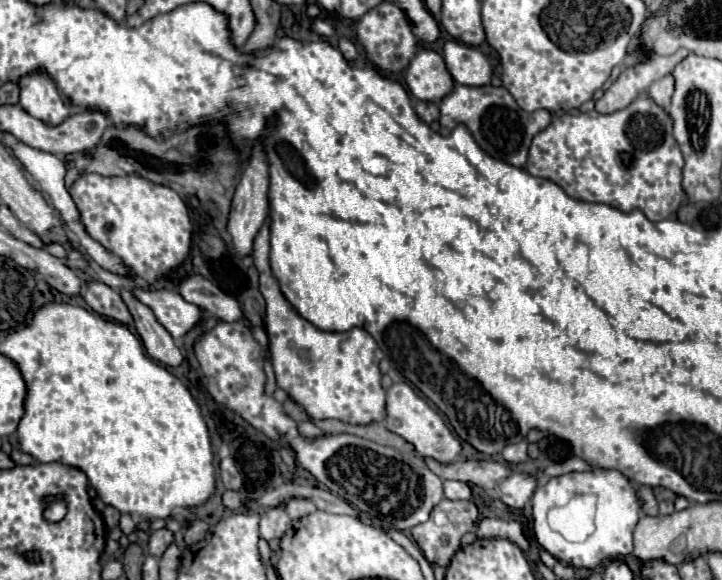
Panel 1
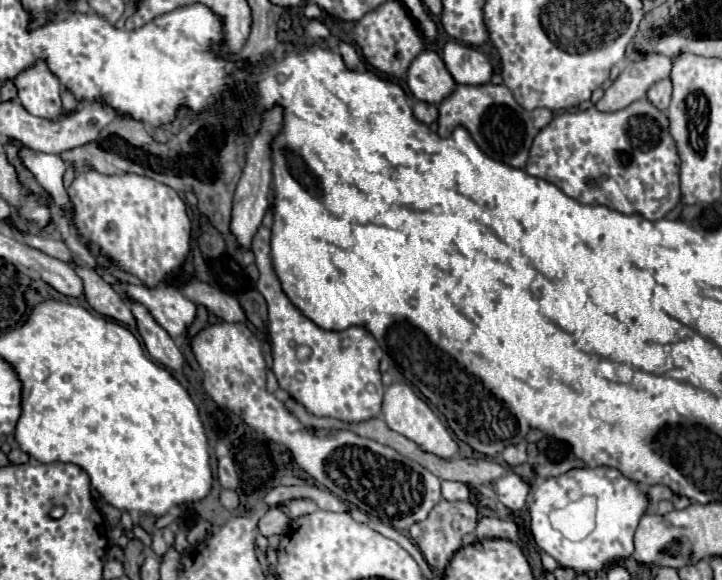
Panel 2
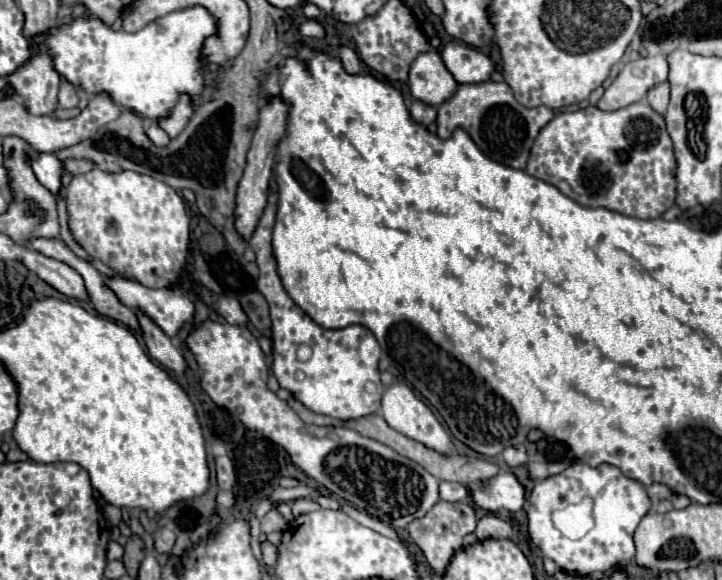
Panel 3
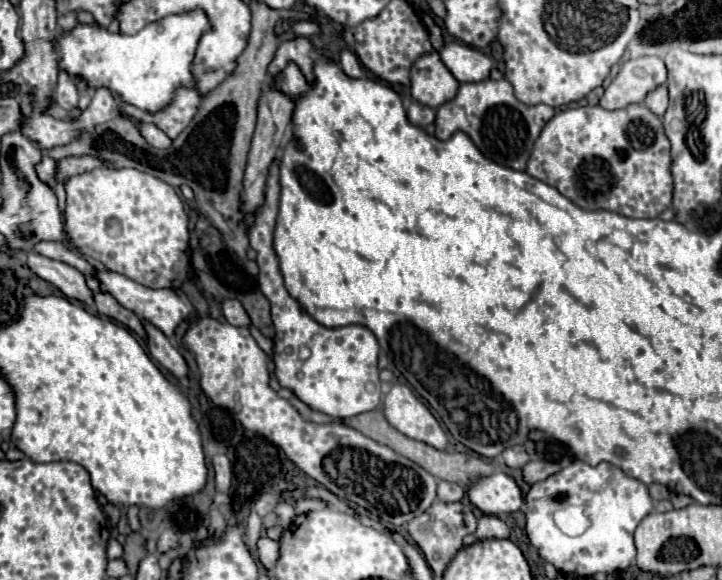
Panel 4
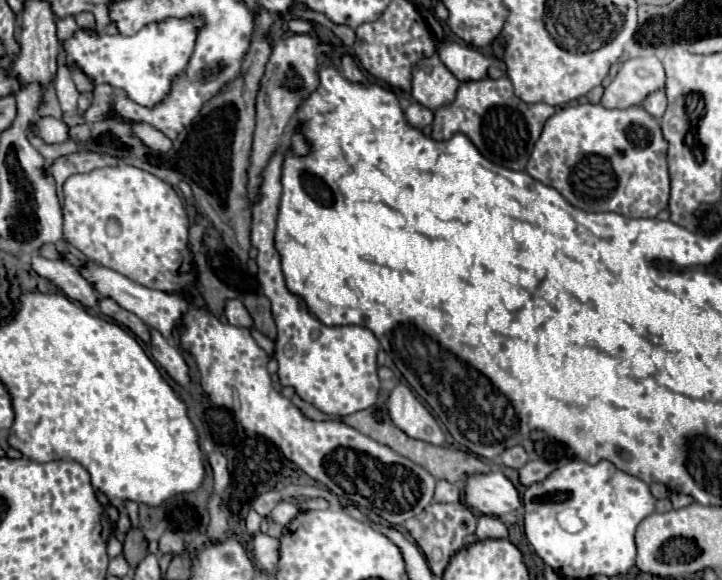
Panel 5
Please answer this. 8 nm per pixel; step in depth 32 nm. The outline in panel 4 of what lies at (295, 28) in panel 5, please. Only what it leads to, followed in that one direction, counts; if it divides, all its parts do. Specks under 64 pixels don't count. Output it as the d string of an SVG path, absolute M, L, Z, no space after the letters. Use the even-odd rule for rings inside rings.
M299 21L297 23L292 24L292 29L298 36L304 36L304 37L311 37L313 35L318 34L319 32L319 26L316 21Z

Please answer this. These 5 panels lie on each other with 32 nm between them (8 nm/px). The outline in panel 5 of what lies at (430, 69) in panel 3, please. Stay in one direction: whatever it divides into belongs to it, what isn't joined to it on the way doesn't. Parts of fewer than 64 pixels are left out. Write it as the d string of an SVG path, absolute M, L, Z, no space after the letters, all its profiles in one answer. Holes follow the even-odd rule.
M438 54L422 58L412 68L412 96L426 108L440 108L450 104L456 96L460 82L440 62Z

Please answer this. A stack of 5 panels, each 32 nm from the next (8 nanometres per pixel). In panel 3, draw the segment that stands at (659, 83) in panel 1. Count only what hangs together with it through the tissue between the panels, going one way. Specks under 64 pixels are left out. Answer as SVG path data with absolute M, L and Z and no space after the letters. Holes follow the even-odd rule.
M668 80L656 84L656 86L648 92L648 104L650 104L656 112L664 114L666 108L668 108L668 102L670 102L670 84L668 84Z

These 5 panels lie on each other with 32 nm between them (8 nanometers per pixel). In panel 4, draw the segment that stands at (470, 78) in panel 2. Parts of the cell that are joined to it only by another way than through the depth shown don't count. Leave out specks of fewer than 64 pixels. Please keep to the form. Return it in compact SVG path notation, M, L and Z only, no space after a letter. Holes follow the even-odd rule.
M450 42L440 50L440 58L444 60L446 68L456 76L458 82L482 82L488 80L492 70L492 60L472 50L470 46L462 46L458 42Z

